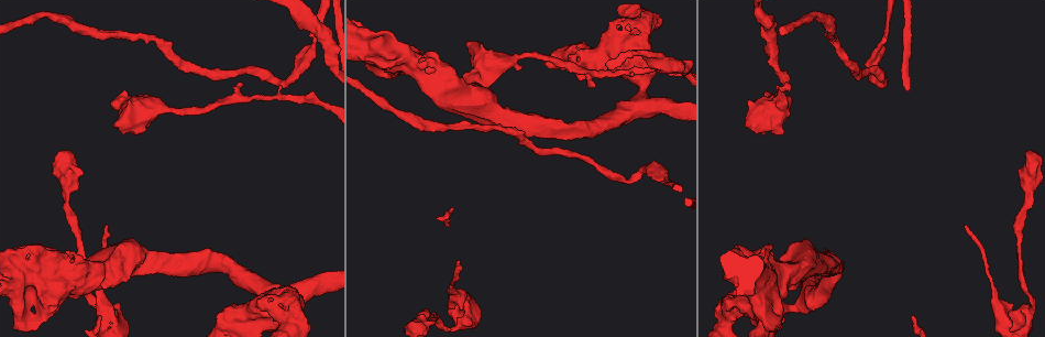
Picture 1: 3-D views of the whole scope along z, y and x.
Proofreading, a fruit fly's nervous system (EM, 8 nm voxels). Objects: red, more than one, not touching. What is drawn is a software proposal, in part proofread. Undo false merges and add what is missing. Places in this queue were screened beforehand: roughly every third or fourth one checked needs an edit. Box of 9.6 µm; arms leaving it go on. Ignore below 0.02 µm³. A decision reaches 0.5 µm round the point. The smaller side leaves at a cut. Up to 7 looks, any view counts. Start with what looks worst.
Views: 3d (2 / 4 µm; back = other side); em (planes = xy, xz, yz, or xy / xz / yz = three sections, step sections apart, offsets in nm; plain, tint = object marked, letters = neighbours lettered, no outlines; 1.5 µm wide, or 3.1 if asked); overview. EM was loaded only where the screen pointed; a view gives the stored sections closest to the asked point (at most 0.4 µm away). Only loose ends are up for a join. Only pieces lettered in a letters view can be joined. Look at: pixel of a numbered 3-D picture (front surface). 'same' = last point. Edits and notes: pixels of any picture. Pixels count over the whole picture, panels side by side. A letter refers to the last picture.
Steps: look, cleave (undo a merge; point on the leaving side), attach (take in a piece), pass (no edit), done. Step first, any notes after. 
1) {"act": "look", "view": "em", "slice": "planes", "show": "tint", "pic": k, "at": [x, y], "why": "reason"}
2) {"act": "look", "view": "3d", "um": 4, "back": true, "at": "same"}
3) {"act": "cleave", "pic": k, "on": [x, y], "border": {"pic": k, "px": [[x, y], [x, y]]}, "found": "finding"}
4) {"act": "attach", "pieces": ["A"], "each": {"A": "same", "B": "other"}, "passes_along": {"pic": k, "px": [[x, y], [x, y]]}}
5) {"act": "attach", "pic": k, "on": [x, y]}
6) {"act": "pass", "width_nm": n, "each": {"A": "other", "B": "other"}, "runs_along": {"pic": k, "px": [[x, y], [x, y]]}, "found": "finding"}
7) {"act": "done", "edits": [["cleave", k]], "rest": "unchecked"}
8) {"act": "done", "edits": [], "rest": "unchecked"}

{"act": "look", "view": "3d", "um": 4, "pic": 1, "at": [60, 153], "why": "free end"}

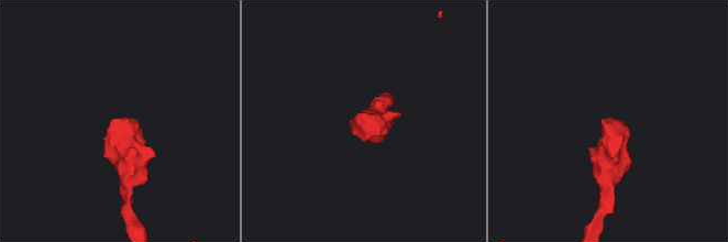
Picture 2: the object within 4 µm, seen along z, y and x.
{"act": "look", "view": "em", "slice": "planes", "show": "plain", "pic": 2, "at": [362, 112]}

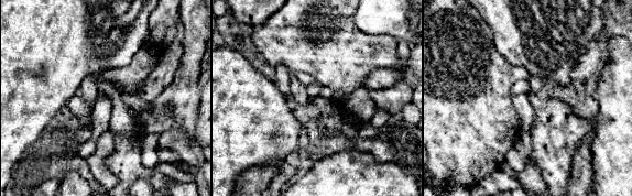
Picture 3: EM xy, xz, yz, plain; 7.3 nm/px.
{"act": "look", "view": "em", "slice": "planes", "show": "letters", "at": "same"}

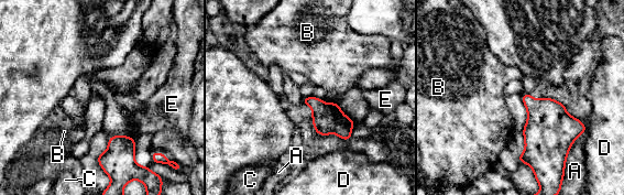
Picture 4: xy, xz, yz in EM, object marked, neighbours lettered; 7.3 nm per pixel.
{"act": "pass", "longest_contact_nm": ["A", 240], "each": {"A": "other", "B": "other", "C": "other", "D": "other", "E": "other"}, "border": {"pic": 4, "px": [[303, 98], [300, 103]]}, "found": "no lettered piece goes on from it"}

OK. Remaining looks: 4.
{"act": "look", "view": "3d", "um": 4, "pic": 1, "at": [458, 260], "why": "an open end"}

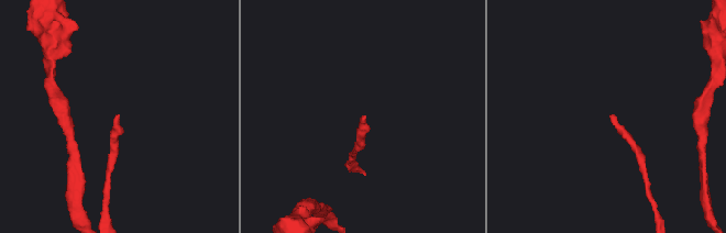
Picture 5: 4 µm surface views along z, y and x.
{"act": "look", "view": "em", "slice": "planes", "show": "tint", "pic": 5, "at": [117, 115]}

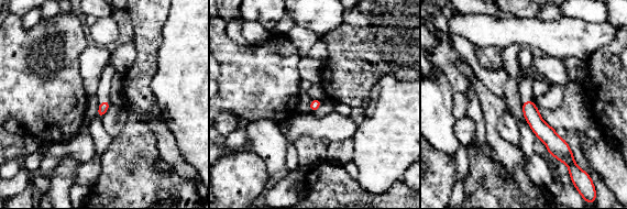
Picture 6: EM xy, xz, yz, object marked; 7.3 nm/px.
{"act": "look", "view": "em", "slice": "planes", "show": "letters", "at": "same", "why": "what lies round it"}

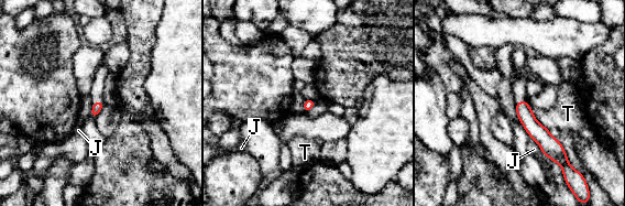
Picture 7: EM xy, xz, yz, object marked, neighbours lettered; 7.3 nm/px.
{"act": "pass", "each": {"J": "other", "T": "other"}, "found": "no lettered piece goes on from it"}

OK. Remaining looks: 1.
{"act": "done", "edits": [], "rest": "unchecked"}

